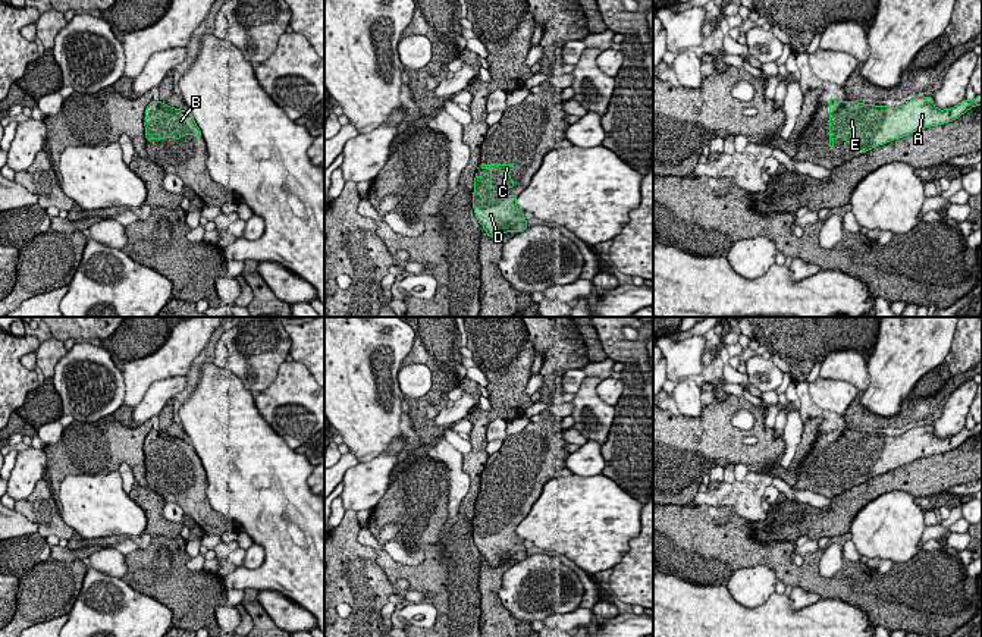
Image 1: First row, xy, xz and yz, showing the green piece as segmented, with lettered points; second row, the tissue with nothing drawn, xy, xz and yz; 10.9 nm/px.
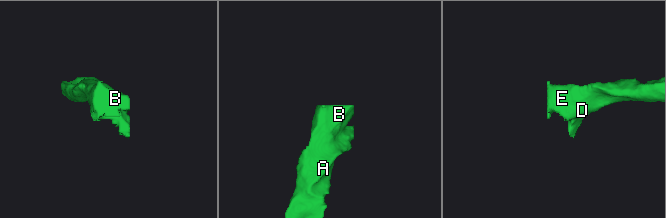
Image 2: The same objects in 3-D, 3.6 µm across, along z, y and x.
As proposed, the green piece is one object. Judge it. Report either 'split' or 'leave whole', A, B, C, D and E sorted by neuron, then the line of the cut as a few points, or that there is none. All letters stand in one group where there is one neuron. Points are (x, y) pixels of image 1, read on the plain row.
leave whole; A B C D E; no cut

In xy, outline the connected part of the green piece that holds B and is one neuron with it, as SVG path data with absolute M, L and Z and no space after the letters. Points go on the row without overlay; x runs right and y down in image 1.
M151 430L145 437L145 468L181 468L183 464L195 464L203 467L203 462L192 448L191 440L170 436L161 430Z

